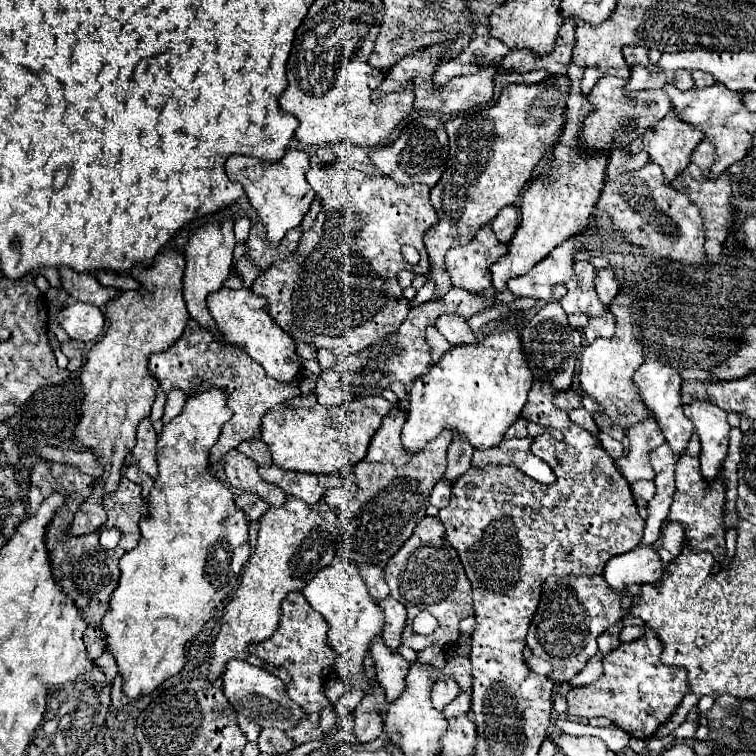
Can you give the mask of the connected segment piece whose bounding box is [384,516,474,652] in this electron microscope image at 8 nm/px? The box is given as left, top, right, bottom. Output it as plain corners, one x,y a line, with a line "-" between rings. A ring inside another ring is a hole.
426,516
422,518
422,522
418,522
410,540
402,544
398,556
394,556
390,564
386,564
384,572
390,586
390,596
400,600
408,610
402,642
416,652
424,650
430,644
454,646
454,642
458,640
458,622
466,616
474,616
472,588
460,564
458,552
450,542
446,542
446,528
438,520
438,516
-
422,610
428,610
438,620
438,628
430,636
418,636
412,630
412,618

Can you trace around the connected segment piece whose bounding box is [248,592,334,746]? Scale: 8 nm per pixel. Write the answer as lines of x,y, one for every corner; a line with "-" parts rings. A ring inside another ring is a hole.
292,592
282,602
282,618
272,638
250,644
248,648
252,656
264,660
266,664
286,668
292,678
286,686
286,692
306,714
306,718
298,720
298,724
286,732
286,736
294,740
294,746
302,746
306,742
324,738
324,732
320,728
320,712
326,706
330,706
330,700
324,694
326,682
324,682
322,670
334,666
334,650
330,648
326,636
328,636
328,626
326,626
326,620
322,620
322,614
310,608
302,592

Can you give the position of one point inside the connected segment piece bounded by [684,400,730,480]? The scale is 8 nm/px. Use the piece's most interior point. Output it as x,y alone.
710,421

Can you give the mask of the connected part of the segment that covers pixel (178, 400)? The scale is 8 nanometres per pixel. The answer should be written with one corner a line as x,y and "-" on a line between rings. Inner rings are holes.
170,392
170,396
166,396
166,400
168,402
164,406
164,416
162,416
164,422
168,422
168,420
172,420
174,416
180,414
180,410
184,406
184,400
186,400
186,394
184,392

